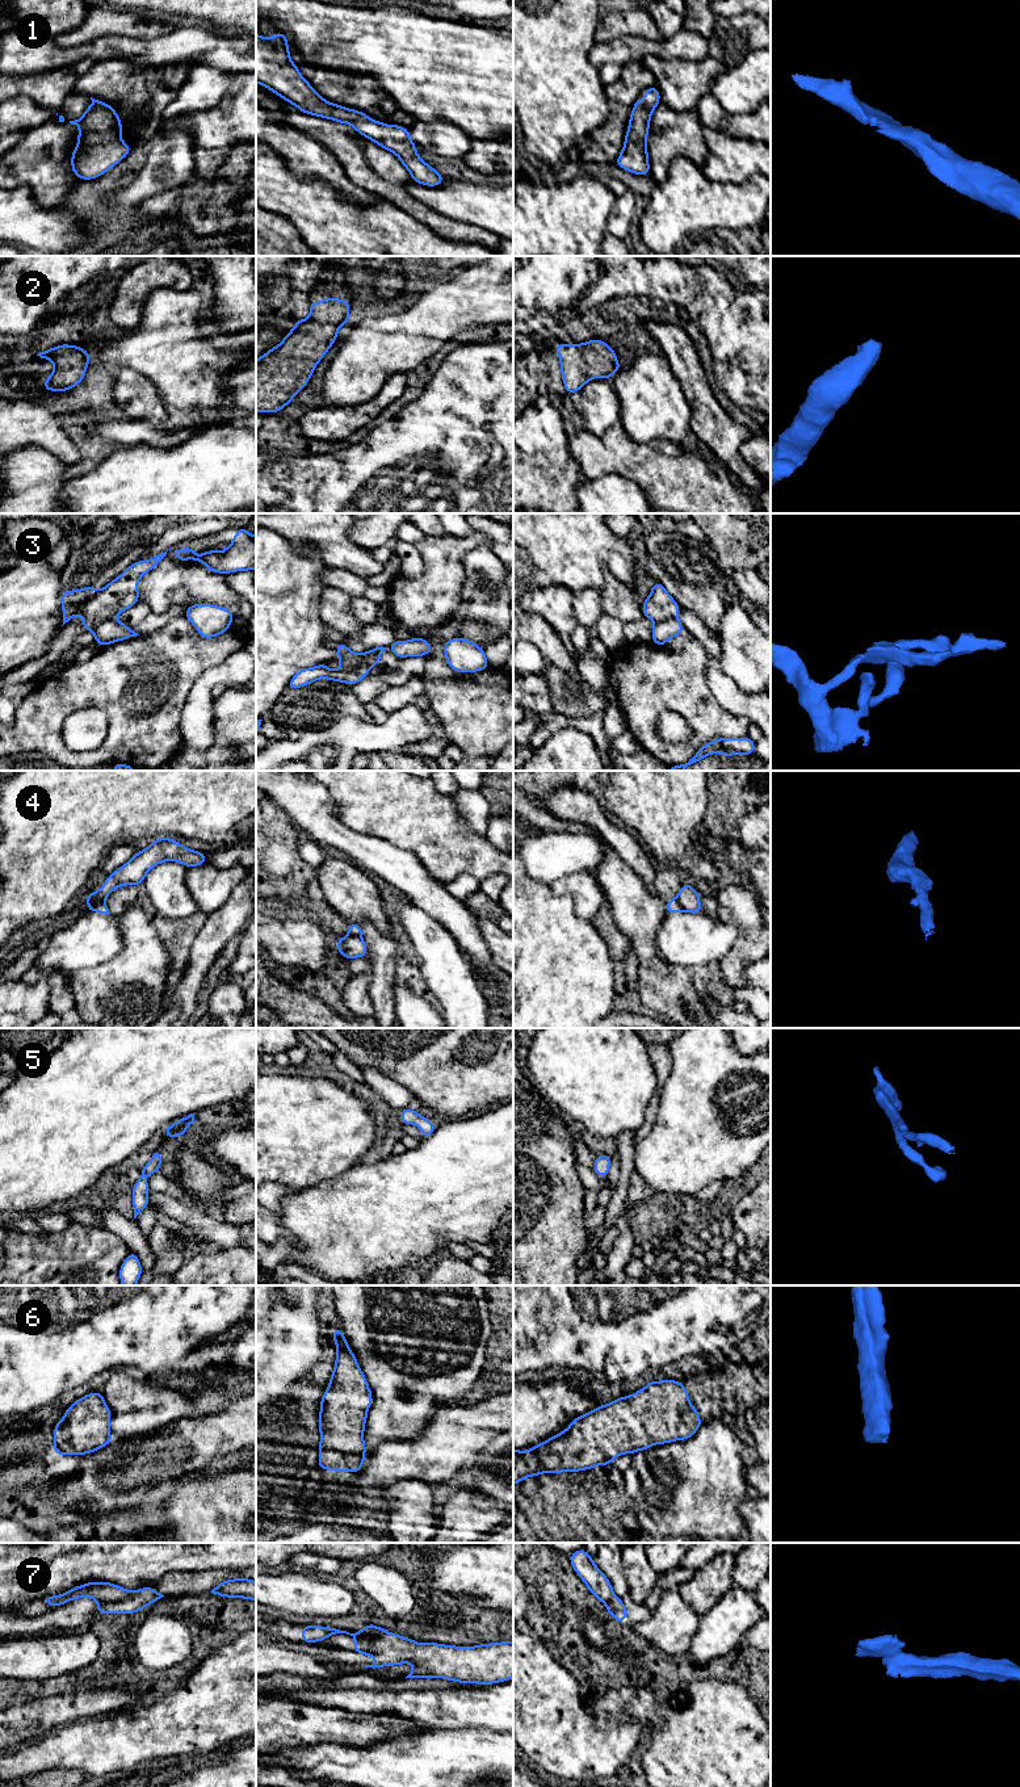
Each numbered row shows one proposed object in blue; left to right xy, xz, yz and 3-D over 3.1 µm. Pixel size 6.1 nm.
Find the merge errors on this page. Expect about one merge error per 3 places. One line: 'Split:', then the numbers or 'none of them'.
Split: 3, 4, 7

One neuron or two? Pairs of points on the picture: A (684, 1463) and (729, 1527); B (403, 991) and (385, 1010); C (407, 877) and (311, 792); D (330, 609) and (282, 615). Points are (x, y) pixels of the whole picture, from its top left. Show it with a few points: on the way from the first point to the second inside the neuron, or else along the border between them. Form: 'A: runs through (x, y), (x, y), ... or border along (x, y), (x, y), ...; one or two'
A: runs through (700, 1479), (714, 1493), (714, 1511); one
B: border along (399, 970), (394, 981), (394, 1014); two
C: runs through (381, 858), (351, 843), (326, 818); one
D: border along (324, 590), (320, 598), (319, 617), (327, 625); two

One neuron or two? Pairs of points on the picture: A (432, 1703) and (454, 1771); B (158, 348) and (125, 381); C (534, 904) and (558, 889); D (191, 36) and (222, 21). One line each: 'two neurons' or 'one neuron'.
A: two neurons
B: two neurons
C: two neurons
D: two neurons

